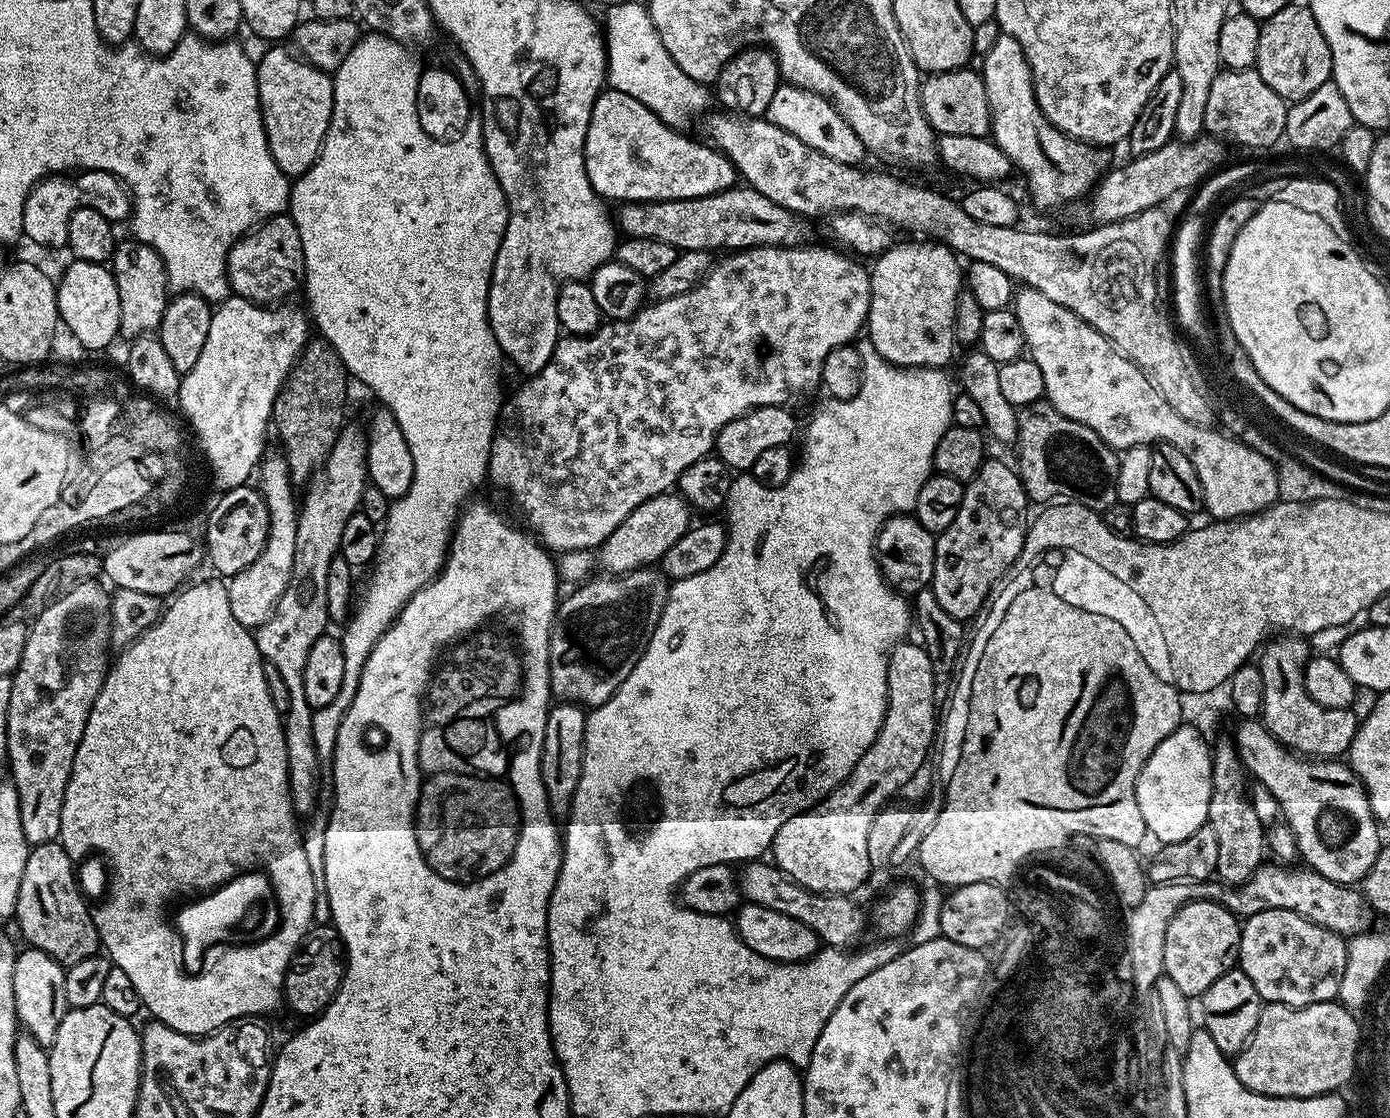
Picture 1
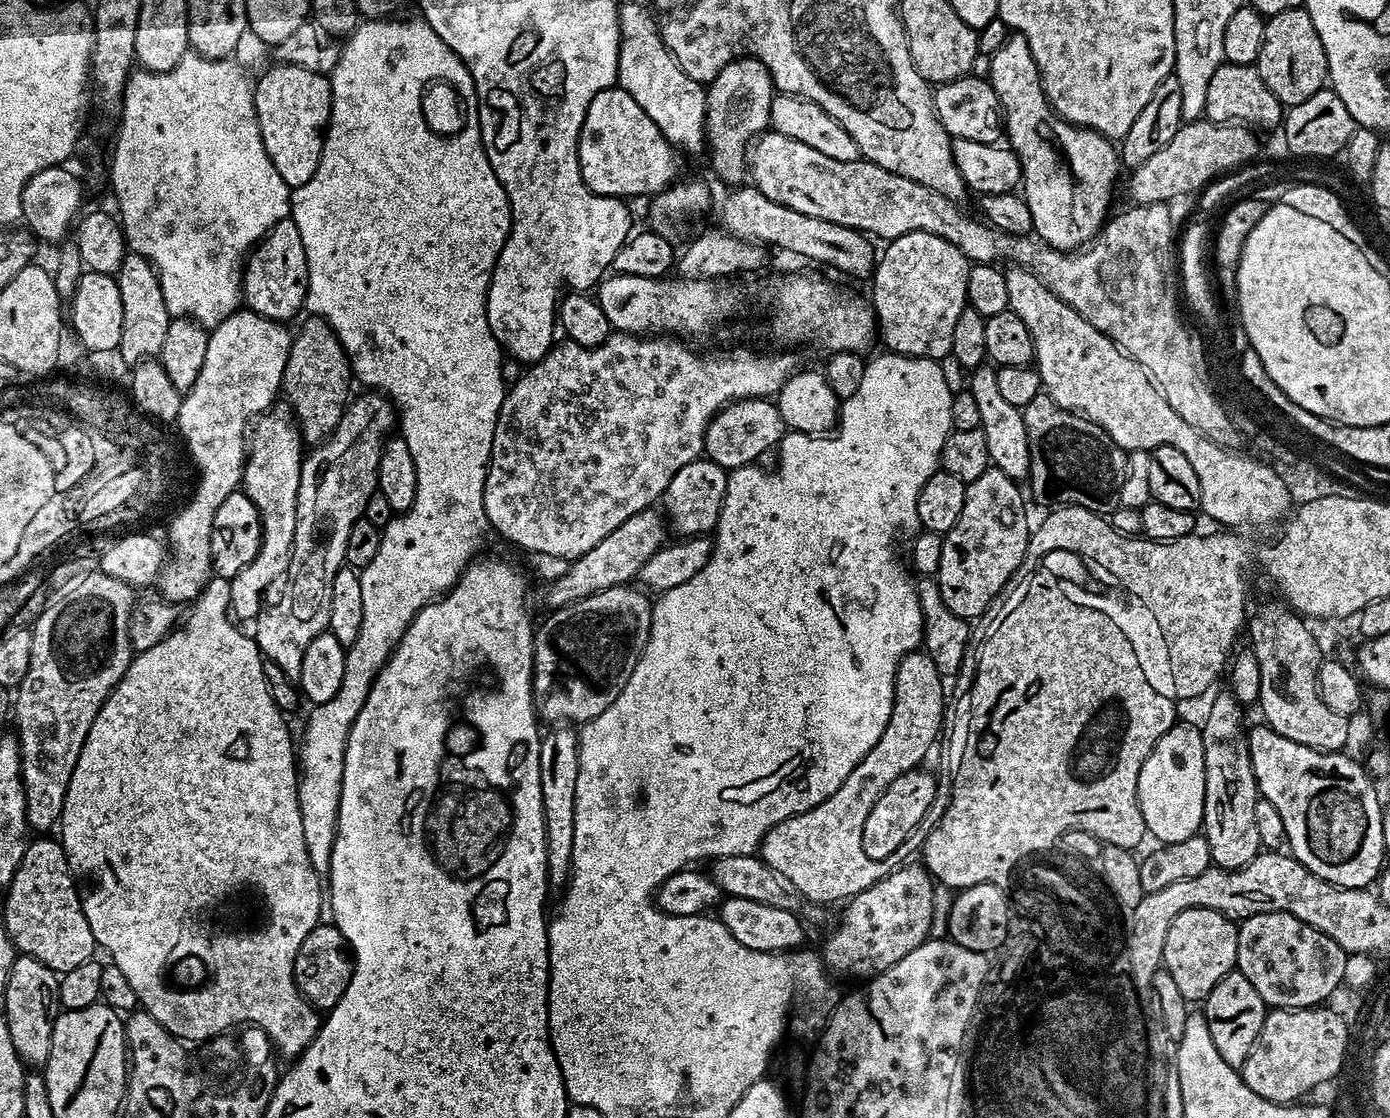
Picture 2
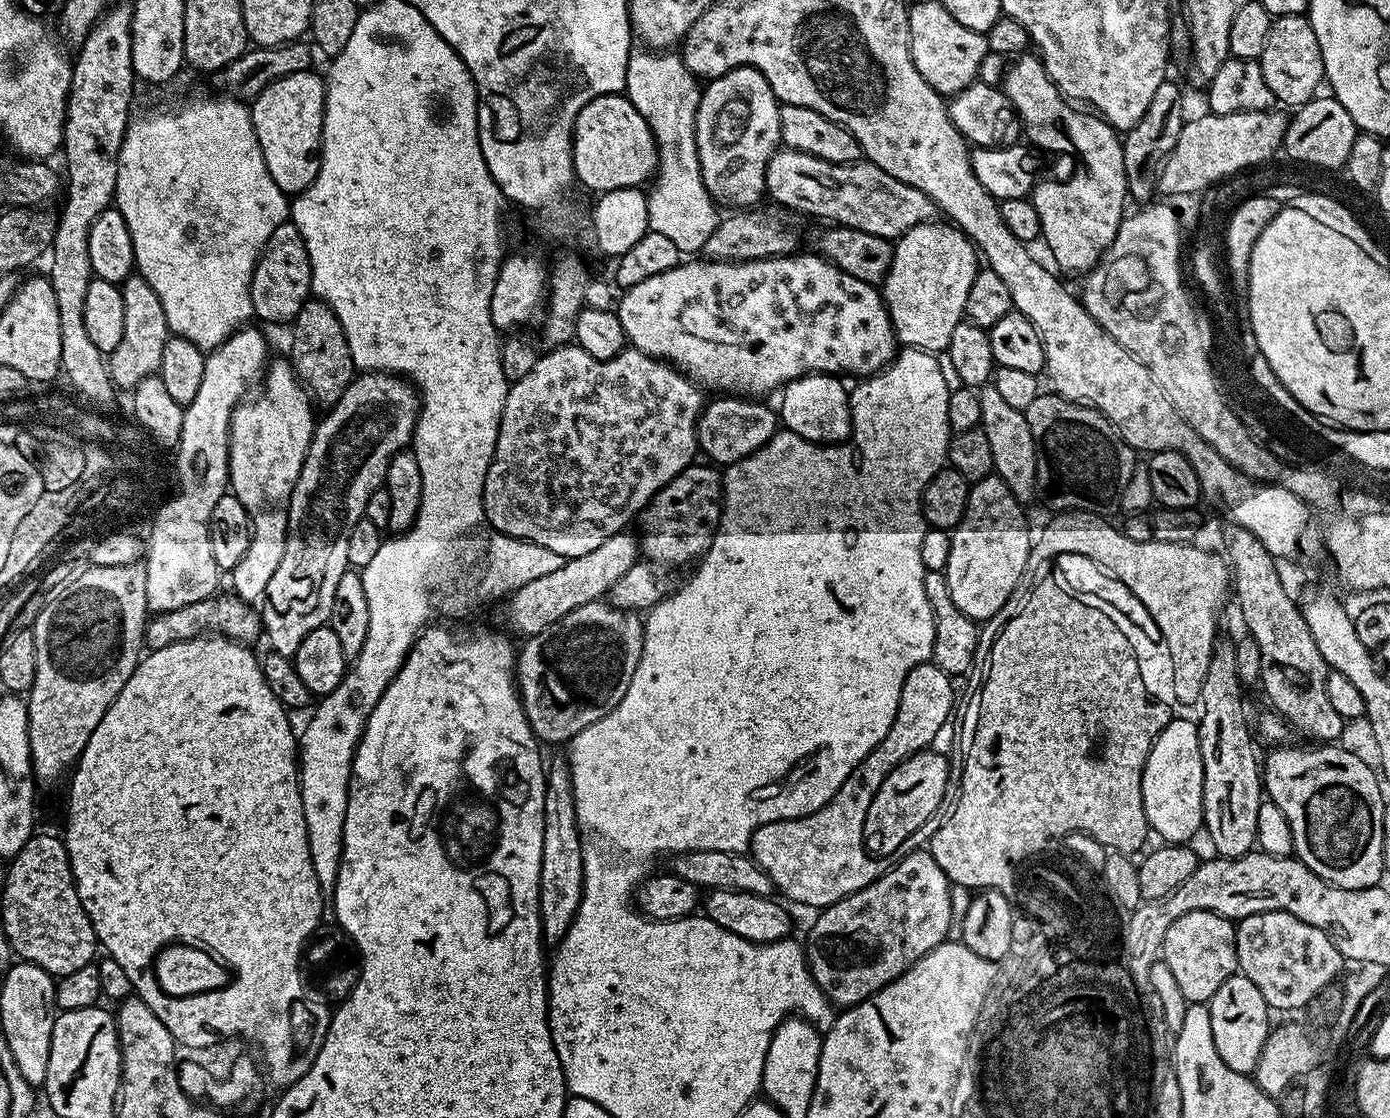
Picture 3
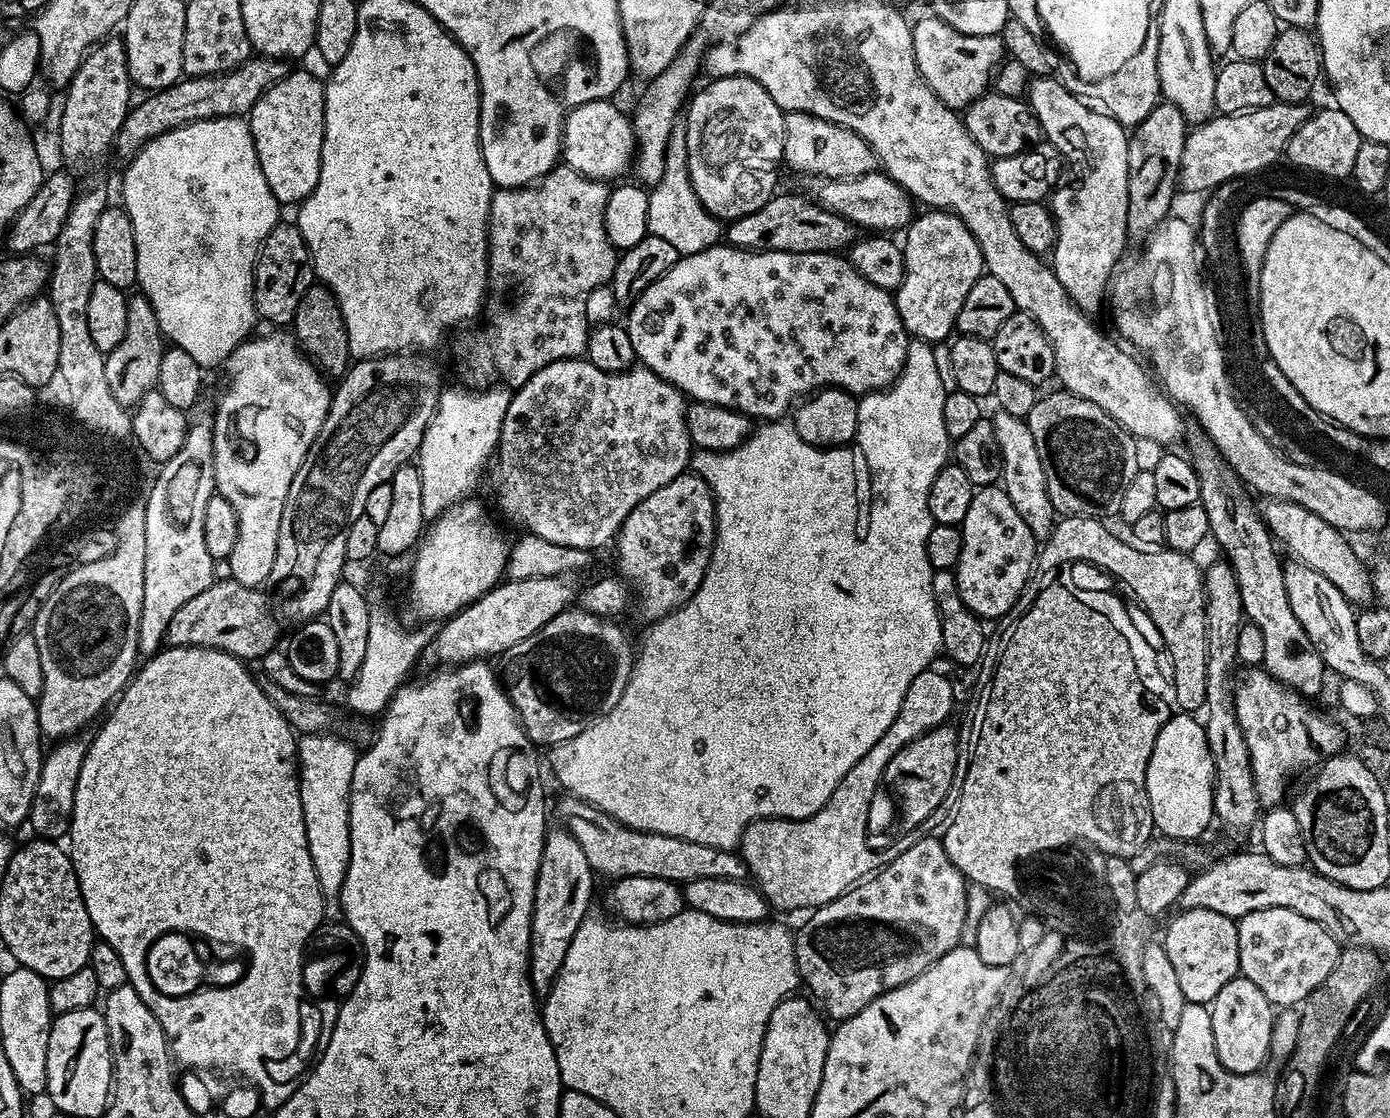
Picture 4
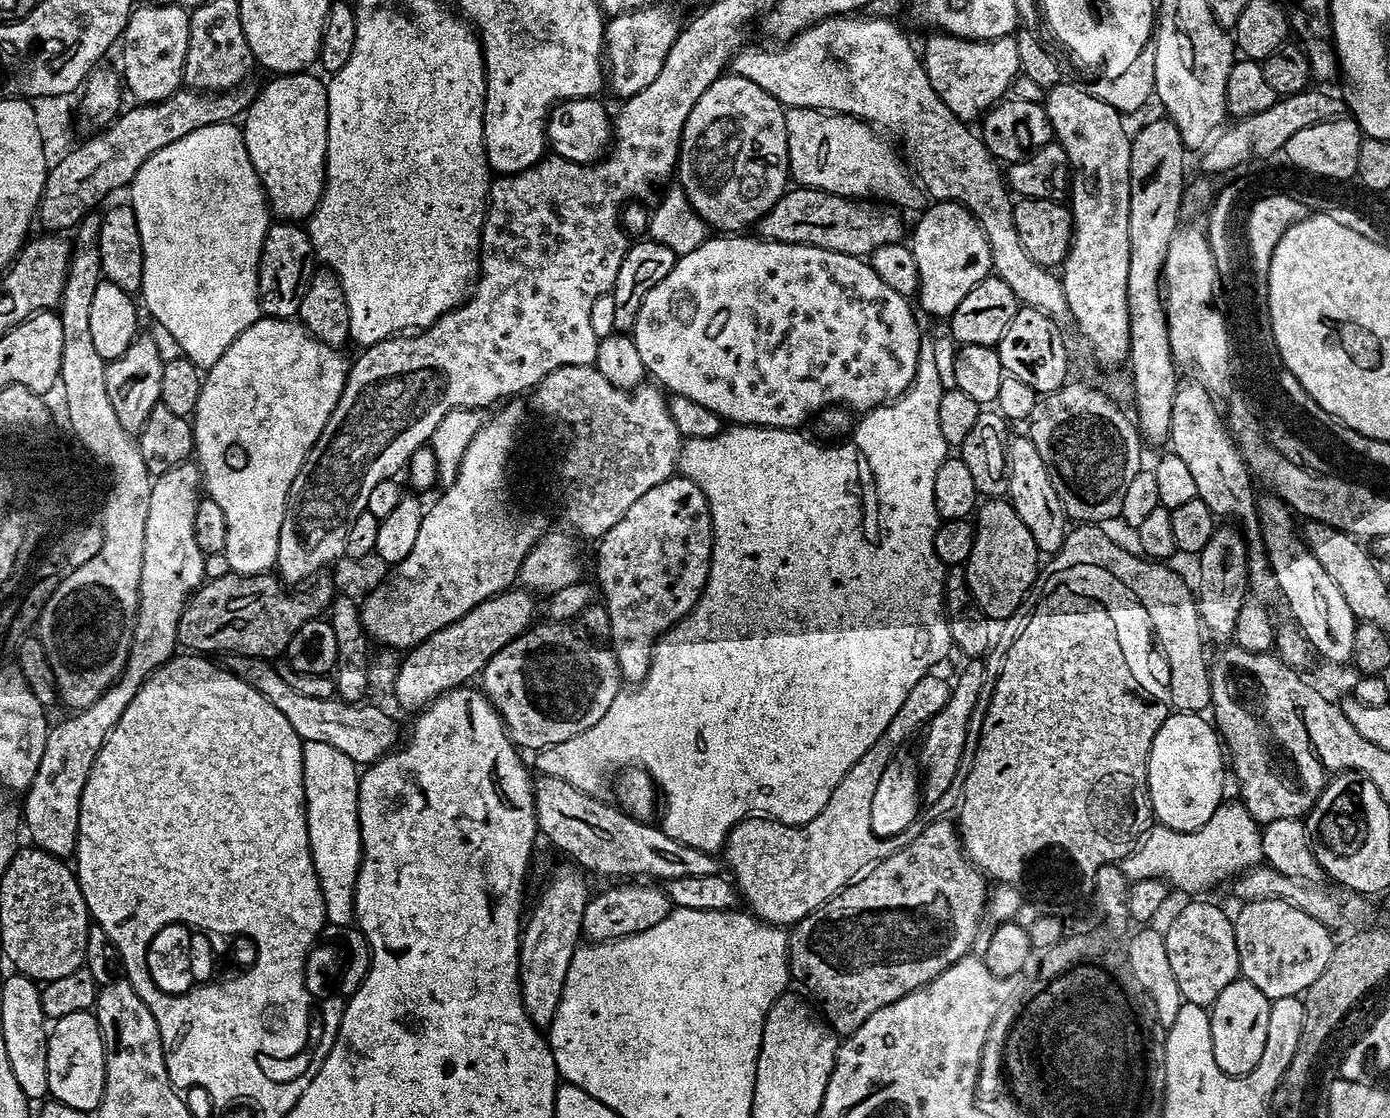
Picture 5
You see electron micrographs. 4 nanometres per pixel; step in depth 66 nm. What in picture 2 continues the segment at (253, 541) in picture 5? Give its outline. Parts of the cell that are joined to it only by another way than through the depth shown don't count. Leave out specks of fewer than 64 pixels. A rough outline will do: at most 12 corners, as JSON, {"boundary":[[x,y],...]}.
{"boundary":[[287,407],[251,425],[242,490],[262,542],[231,581],[255,621],[288,571],[298,518],[300,429]]}

